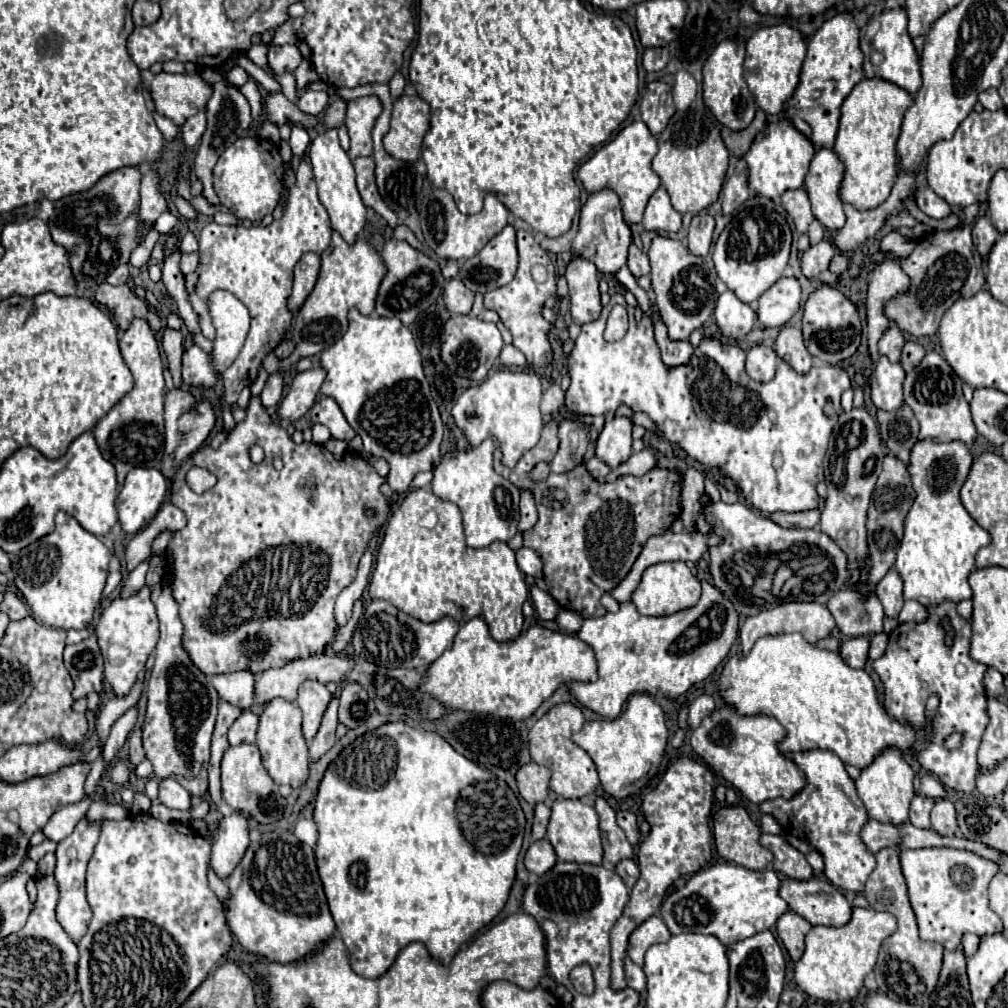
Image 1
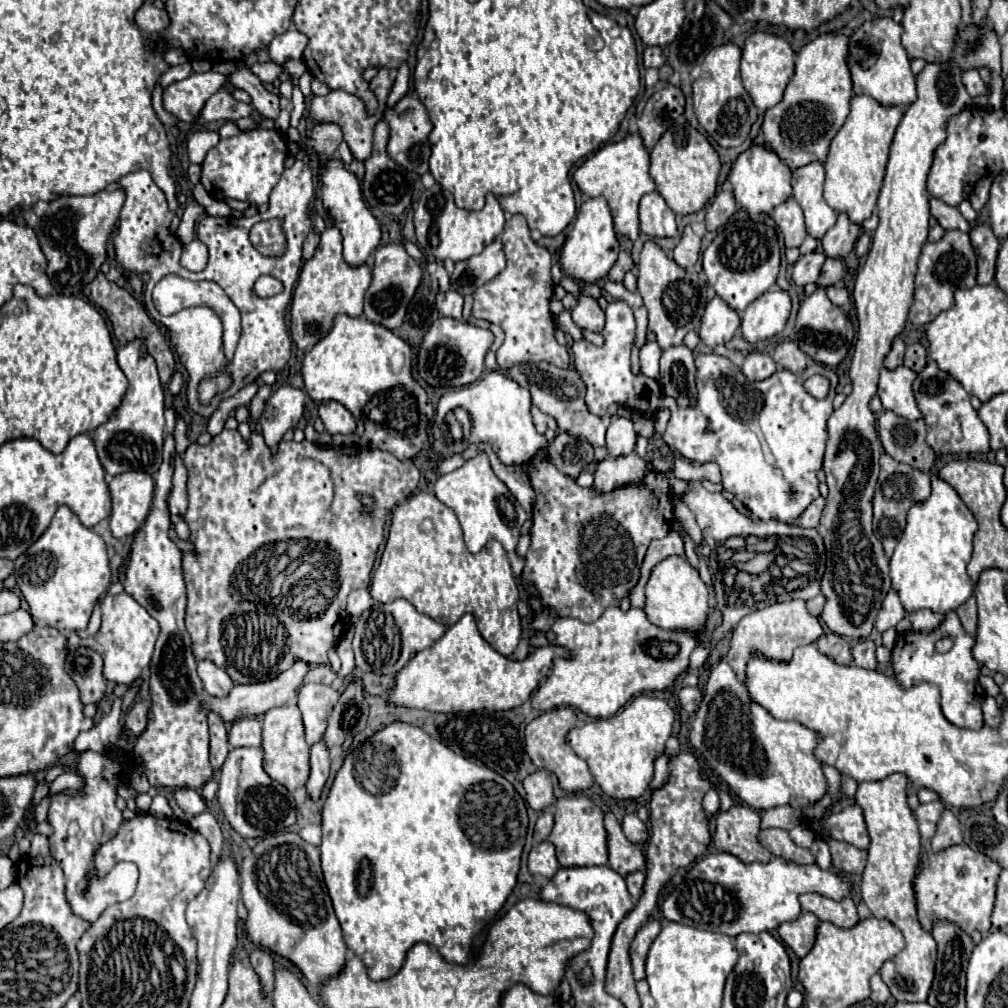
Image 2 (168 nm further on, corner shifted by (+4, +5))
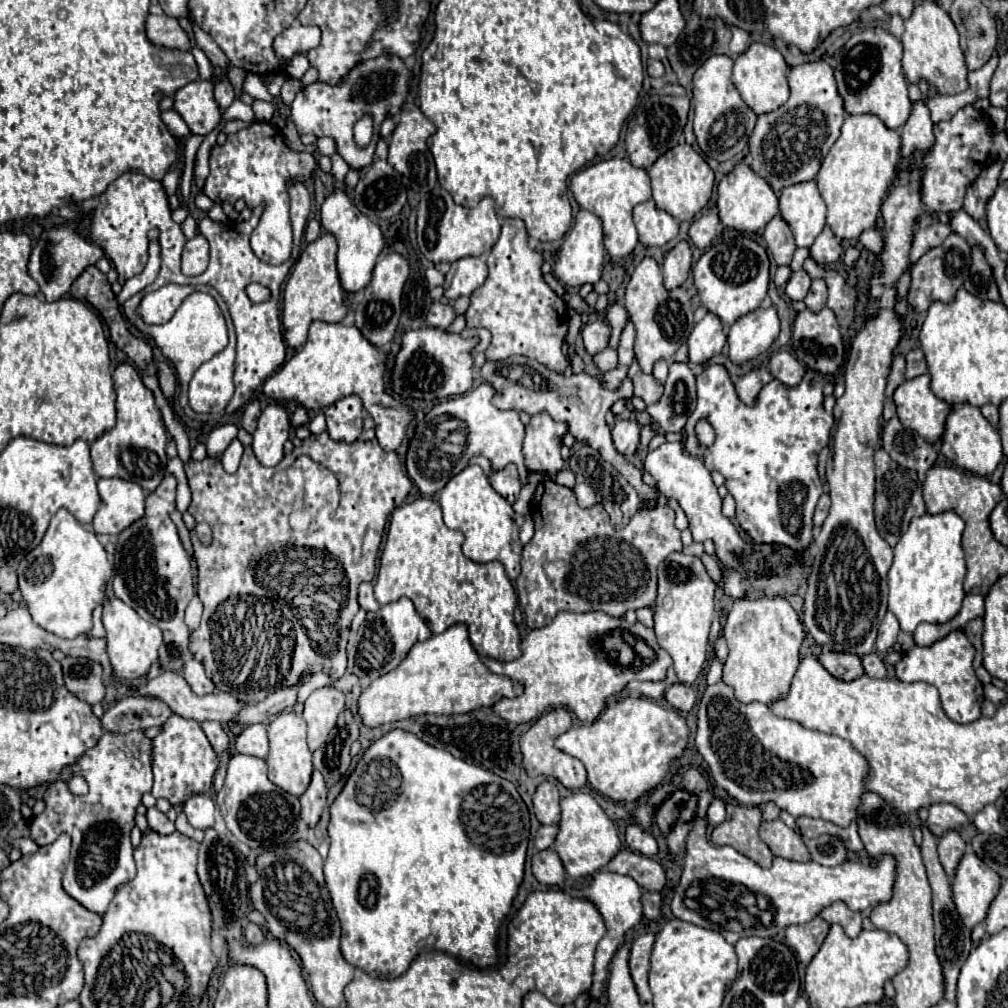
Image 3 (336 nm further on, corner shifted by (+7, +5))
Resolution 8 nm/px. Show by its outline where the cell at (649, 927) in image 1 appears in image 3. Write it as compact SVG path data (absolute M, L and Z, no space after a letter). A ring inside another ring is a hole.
M645 933L641 937L637 937L631 945L631 955L629 955L629 969L631 969L631 977L635 983L635 989L639 993L641 1003L649 1003L651 1001L651 991L649 991L649 983L647 983L647 973L649 973L649 957L651 957L651 947L653 947L653 933Z

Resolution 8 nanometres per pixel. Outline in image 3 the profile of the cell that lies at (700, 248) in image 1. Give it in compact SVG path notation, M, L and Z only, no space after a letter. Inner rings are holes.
M681 241L677 243L667 255L663 263L663 277L665 277L665 289L677 289L685 283L691 271L691 249L689 243Z

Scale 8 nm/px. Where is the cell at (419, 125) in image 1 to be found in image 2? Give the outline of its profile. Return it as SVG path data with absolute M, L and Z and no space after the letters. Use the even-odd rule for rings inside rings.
M404 95L394 107L388 107L384 113L384 121L390 127L390 141L388 141L388 155L402 165L408 171L416 173L426 173L428 171L428 159L430 159L430 143L428 135L432 131L432 123L428 119L428 111L422 105L418 97Z

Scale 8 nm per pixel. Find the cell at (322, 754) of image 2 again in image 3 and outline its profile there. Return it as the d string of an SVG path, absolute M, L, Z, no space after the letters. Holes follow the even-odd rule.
M313 771L313 779L309 789L299 797L301 799L301 817L309 827L315 827L321 819L327 801L327 787L319 771Z

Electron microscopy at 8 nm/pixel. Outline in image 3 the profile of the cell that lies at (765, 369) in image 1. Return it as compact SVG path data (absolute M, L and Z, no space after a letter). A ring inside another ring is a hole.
M753 369L751 373L743 375L735 389L737 389L737 395L739 399L745 403L745 405L755 405L755 399L757 399L757 393L771 381L771 373L767 369Z

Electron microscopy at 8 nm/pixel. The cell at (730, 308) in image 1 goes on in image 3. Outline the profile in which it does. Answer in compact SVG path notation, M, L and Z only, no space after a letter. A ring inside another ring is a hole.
M707 313L703 321L699 321L689 339L687 339L687 349L689 349L689 361L691 363L707 363L713 355L719 355L727 343L725 331L721 321Z

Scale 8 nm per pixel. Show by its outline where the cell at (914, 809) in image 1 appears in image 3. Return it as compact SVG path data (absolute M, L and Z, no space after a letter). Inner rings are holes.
M935 803L929 807L929 817L927 817L927 827L935 837L945 835L947 831L959 829L969 823L969 817L957 809L955 805L949 803Z

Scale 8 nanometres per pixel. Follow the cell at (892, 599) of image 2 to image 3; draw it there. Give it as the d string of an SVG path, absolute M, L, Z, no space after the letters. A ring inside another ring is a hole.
M887 613L885 619L881 621L881 627L879 627L879 635L877 635L877 653L885 655L893 649L893 645L897 643L897 633L899 633L899 623L895 619L893 613Z

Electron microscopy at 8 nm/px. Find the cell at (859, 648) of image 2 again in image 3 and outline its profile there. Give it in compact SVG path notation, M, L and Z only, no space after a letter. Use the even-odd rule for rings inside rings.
M877 653L865 655L863 657L863 667L865 667L865 675L869 675L873 679L885 679L887 677L885 663L883 663L883 659Z

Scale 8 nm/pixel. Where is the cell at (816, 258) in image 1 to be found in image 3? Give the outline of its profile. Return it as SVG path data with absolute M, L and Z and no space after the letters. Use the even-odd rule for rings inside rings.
M801 269L797 273L791 275L789 283L785 285L785 295L791 299L791 301L803 301L807 291L809 291L809 285L811 285L811 277Z

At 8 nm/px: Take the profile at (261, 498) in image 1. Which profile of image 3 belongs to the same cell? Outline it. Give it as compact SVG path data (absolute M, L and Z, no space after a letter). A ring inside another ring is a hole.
M323 431L321 435L311 435L309 439L303 441L301 455L309 455L313 461L325 465L337 477L341 491L341 505L335 513L335 519L331 521L331 525L313 533L293 531L293 527L289 525L291 509L285 505L285 497L281 505L281 493L257 493L257 487L261 487L267 481L269 471L267 467L259 465L251 447L245 447L241 465L233 475L225 473L221 461L213 457L185 463L185 471L193 493L189 513L197 523L205 521L213 529L211 547L203 547L197 541L197 535L191 533L193 553L199 569L197 595L203 603L203 617L199 629L191 633L189 651L197 661L205 665L205 673L209 673L209 679L215 683L219 691L229 693L237 697L237 701L245 703L263 701L269 693L299 683L303 675L323 671L333 681L337 681L345 673L347 669L345 645L349 637L347 629L353 615L359 611L357 589L361 583L370 582L375 577L387 517L395 507L399 507L405 501L413 485L411 479L401 471L397 453L383 451L377 439L347 445L343 441L331 441L329 433ZM319 593L329 595L333 601L339 601L339 613L335 621L337 633L333 633L335 637L333 641L337 641L337 647L331 653L321 653L317 647L313 647L309 631L303 625L305 611L317 603L315 595Z

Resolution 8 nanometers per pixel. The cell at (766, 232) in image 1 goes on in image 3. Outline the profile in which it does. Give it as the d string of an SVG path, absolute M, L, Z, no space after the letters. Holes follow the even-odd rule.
M737 233L735 237L721 239L707 249L693 267L693 285L699 293L701 307L717 315L723 325L733 325L745 313L761 305L769 285L769 257L753 239Z

